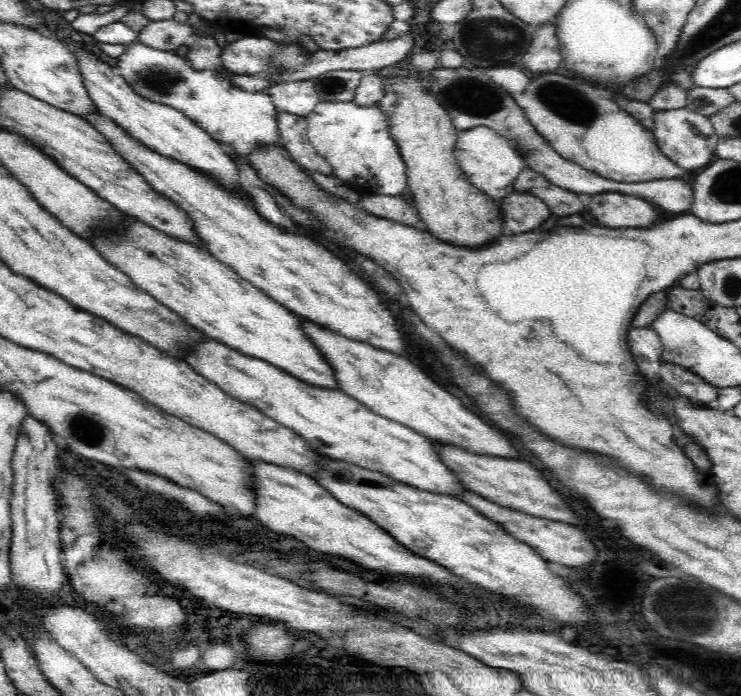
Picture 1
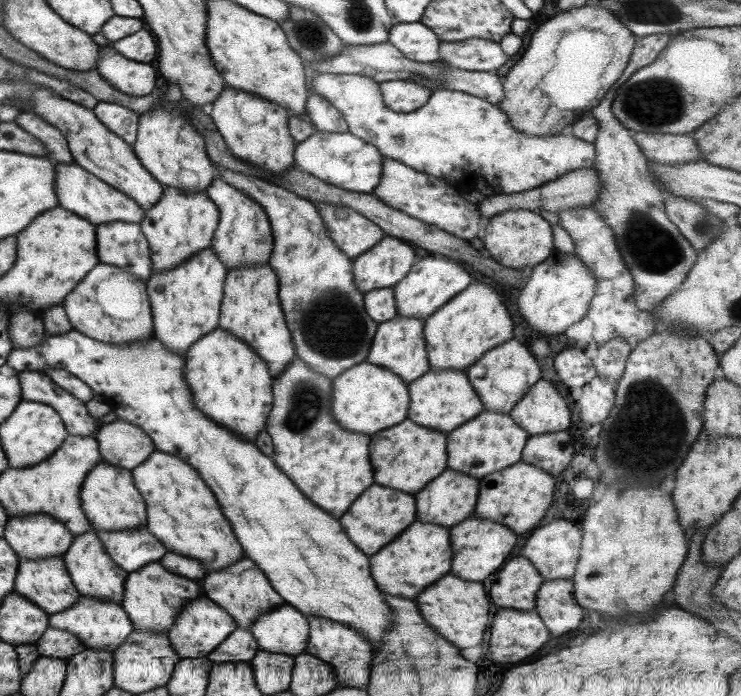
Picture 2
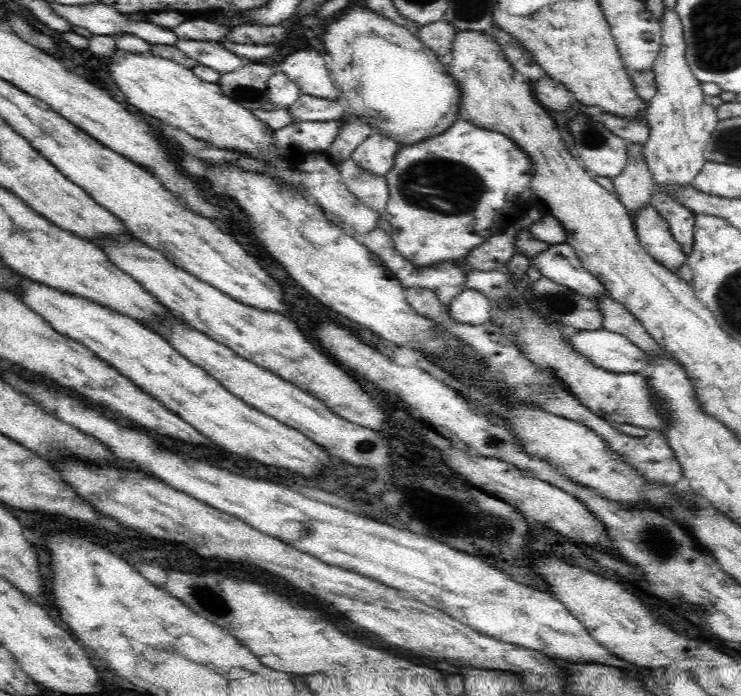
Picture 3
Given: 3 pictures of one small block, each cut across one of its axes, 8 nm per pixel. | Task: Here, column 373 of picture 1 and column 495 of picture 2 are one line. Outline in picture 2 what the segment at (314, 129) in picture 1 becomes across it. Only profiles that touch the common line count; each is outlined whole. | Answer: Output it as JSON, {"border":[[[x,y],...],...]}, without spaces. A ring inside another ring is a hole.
{"border":[[[308,69],[306,80],[308,92],[319,94],[341,113],[347,123],[347,132],[375,146],[381,156],[443,179],[451,186],[465,184],[485,197],[534,189],[569,171],[589,168],[593,164],[594,146],[591,143],[583,142],[568,132],[559,135],[525,135],[509,125],[509,119],[499,107],[467,93],[438,88],[431,92],[425,105],[417,110],[397,113],[383,104],[379,84],[369,78],[349,74],[320,74]]]}

